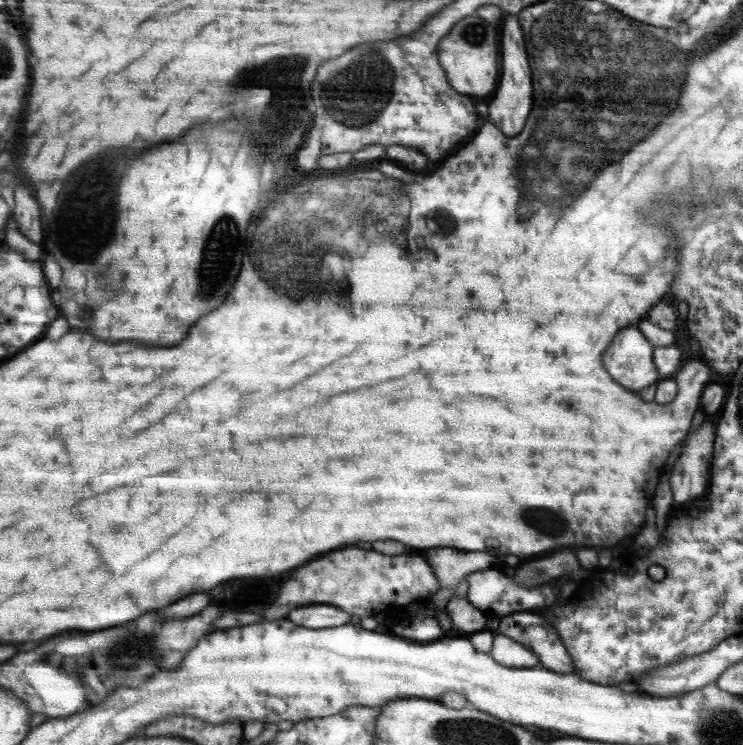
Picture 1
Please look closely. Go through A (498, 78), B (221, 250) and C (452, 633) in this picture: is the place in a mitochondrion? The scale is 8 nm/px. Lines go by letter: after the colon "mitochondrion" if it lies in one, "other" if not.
A: other
B: mitochondrion
C: other

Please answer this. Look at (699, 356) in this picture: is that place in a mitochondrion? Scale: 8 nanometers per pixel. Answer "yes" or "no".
no

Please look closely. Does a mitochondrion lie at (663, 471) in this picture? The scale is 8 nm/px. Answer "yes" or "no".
no

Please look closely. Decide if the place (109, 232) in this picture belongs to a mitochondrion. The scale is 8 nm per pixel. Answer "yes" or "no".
yes

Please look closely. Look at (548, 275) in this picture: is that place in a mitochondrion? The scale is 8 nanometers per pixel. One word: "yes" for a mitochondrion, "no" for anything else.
no

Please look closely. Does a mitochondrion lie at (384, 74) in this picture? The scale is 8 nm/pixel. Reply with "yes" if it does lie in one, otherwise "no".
yes

